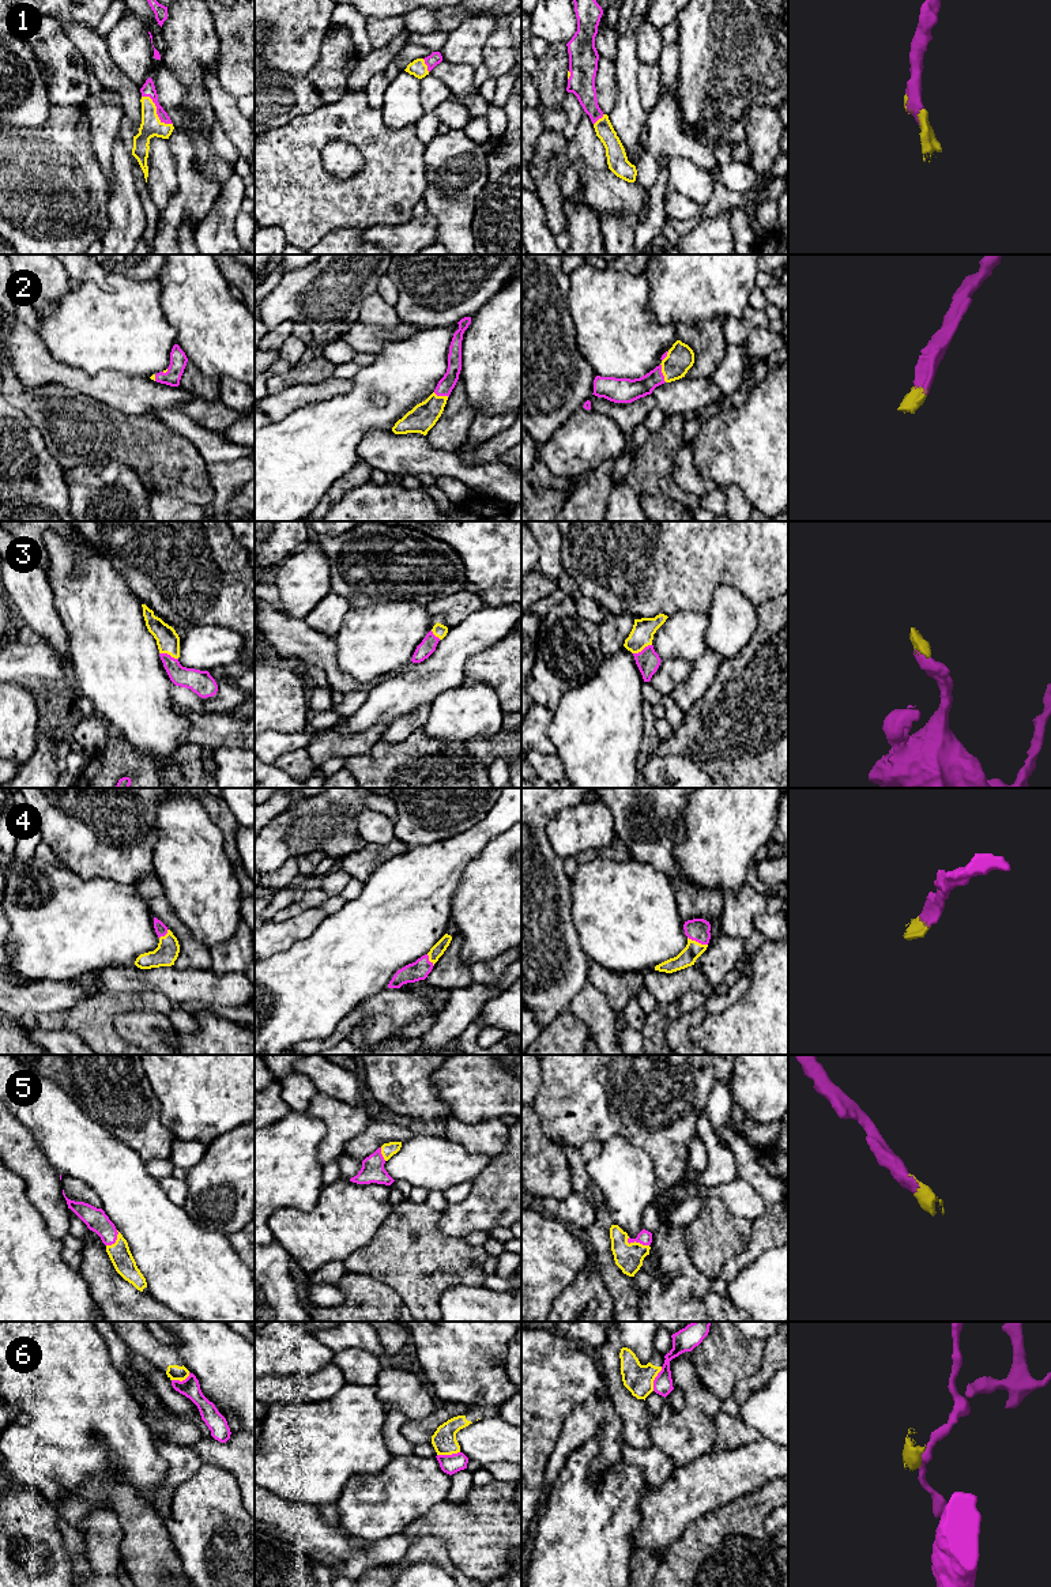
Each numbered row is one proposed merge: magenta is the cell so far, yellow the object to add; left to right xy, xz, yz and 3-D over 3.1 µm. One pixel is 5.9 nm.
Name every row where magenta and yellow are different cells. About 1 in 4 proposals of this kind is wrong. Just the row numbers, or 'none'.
6

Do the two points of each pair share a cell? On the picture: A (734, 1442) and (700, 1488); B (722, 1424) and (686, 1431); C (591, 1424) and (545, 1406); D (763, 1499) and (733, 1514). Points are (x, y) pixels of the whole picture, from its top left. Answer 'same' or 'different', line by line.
A: different
B: different
C: different
D: same

